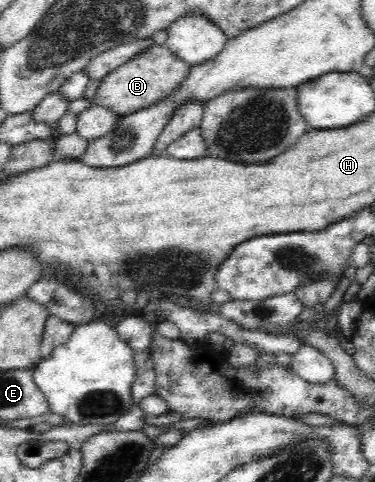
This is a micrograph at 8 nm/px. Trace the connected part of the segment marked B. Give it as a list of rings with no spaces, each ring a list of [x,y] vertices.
[[[153,44],[145,49],[139,56],[133,57],[104,76],[98,86],[93,104],[108,108],[119,115],[130,115],[138,110],[149,108],[158,104],[159,101],[167,101],[178,92],[187,73],[190,72],[190,65],[177,58],[166,44]]]

